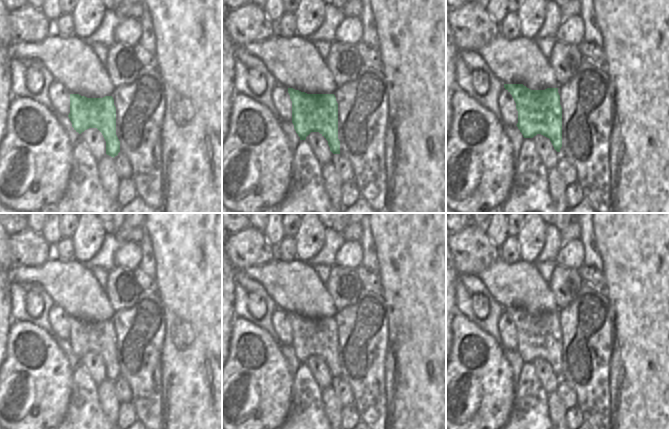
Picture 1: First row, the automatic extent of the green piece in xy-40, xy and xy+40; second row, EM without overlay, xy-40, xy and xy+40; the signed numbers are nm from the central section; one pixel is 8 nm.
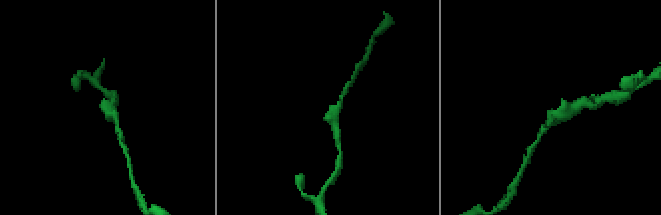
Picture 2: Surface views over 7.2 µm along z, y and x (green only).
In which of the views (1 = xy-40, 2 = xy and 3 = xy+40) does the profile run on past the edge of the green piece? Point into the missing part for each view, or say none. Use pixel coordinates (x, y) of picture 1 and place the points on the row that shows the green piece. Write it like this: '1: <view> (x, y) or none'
1: none
2: none
3: none

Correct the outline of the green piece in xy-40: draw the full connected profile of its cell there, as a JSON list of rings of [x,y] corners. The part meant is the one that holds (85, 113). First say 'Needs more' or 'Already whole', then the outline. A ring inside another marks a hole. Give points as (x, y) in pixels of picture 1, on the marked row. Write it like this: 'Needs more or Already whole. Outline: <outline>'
Already whole. Outline: [[[70,94],[72,127],[81,134],[89,128],[97,128],[106,141],[106,154],[115,157],[120,152],[120,141],[116,135],[116,107],[112,96],[87,98]]]

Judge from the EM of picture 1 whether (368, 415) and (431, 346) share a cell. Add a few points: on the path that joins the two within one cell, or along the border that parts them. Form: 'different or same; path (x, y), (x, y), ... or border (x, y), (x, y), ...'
different; border (383, 373), (386, 418)

